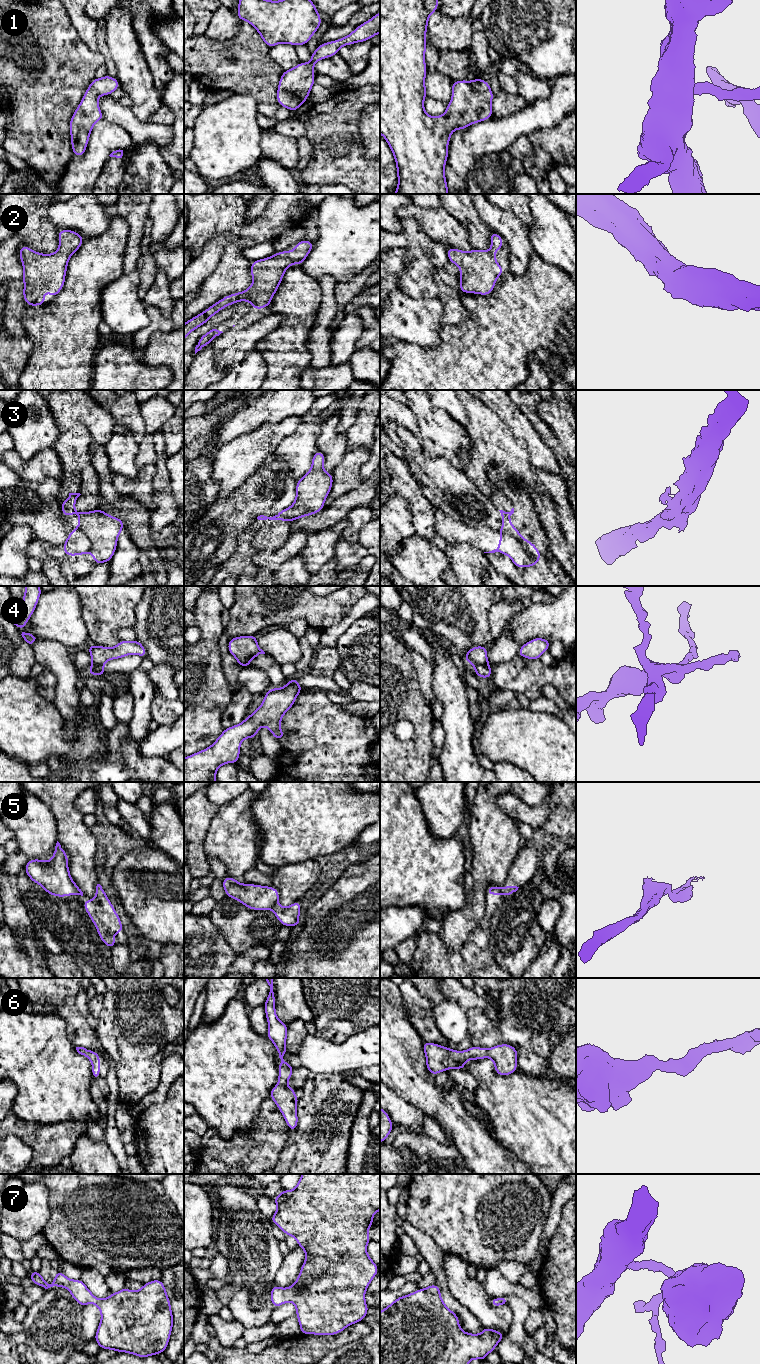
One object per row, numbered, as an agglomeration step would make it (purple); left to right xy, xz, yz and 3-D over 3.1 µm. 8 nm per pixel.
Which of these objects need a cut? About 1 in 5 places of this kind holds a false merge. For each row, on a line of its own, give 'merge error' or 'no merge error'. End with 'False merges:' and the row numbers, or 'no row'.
1: no merge error
2: no merge error
3: merge error
4: merge error
5: merge error
6: no merge error
7: no merge error
False merges: 3, 4, 5

